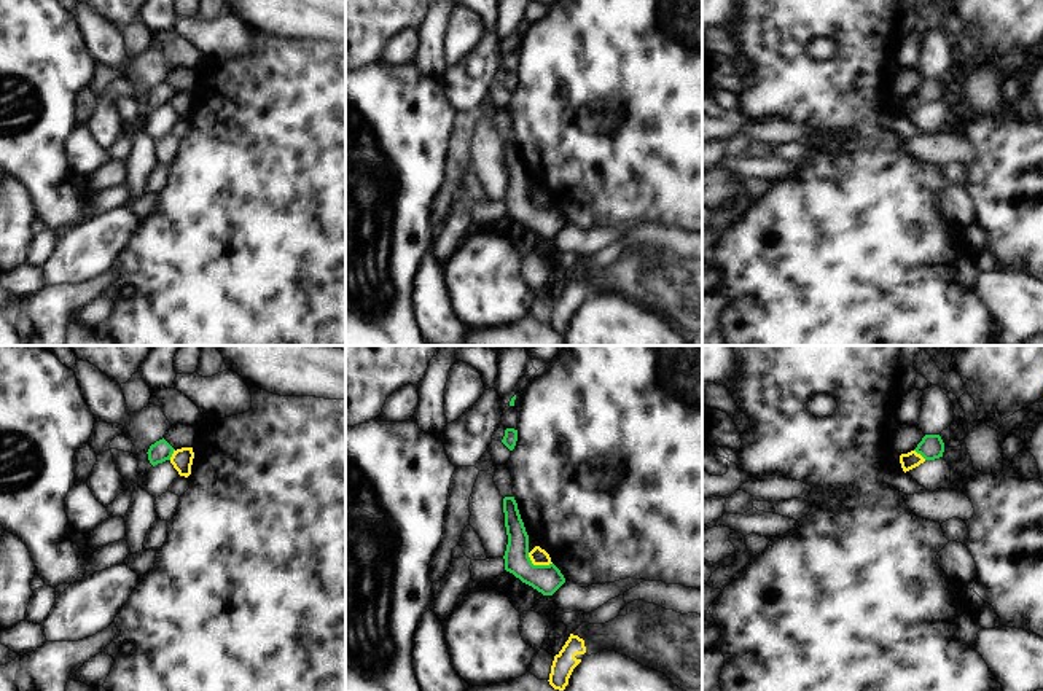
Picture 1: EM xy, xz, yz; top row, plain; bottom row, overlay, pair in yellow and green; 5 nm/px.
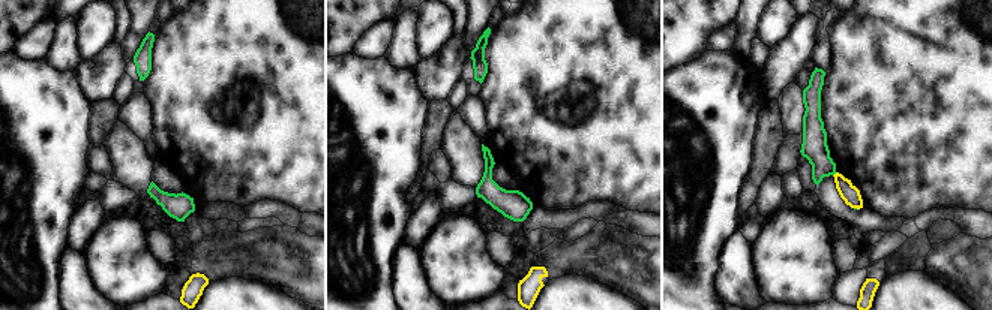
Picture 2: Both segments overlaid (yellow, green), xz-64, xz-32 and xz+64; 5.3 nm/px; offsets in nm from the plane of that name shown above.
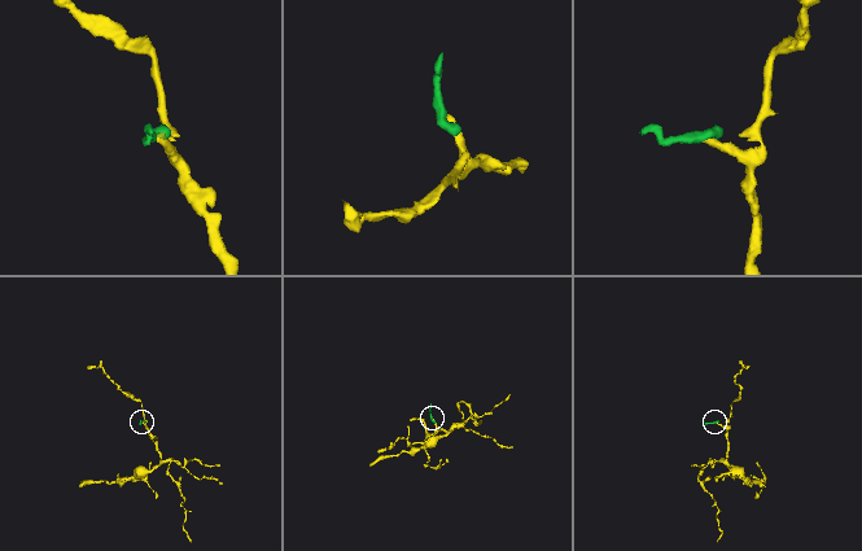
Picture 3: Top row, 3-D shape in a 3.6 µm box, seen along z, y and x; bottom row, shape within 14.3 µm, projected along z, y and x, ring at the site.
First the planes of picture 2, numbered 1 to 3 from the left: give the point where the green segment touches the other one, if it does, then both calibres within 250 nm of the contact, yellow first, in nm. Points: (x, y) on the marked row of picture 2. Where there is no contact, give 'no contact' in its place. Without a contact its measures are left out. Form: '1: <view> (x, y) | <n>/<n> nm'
1: no contact
2: no contact
3: xz+64 (835, 174) | 100/140 nm

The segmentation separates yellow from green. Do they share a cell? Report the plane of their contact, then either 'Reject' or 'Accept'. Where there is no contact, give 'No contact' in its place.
Touches yellow in xz. Reject

